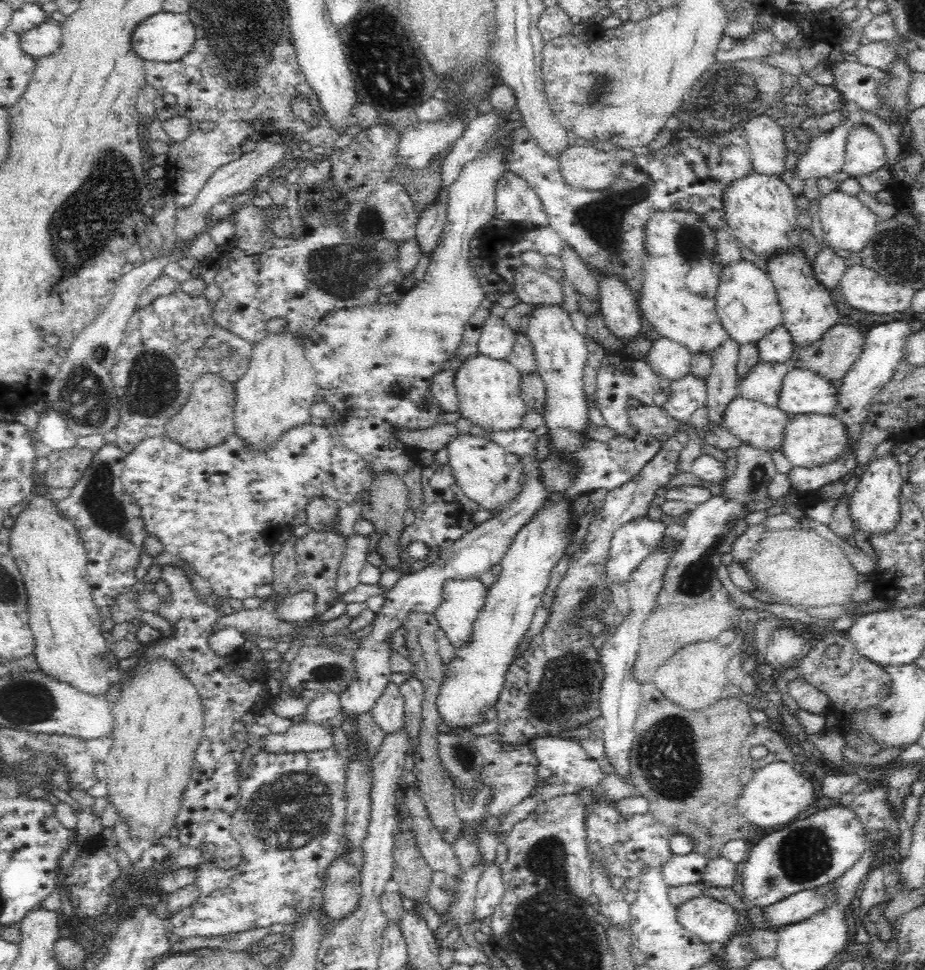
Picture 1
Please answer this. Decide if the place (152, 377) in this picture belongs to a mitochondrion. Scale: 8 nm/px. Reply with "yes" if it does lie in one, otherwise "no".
yes

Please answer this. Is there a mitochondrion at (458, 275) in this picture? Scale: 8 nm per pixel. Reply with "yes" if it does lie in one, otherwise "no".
no

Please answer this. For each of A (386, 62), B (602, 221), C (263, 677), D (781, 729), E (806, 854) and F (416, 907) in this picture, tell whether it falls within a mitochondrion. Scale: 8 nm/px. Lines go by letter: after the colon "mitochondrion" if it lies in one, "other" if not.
A: mitochondrion
B: mitochondrion
C: other
D: other
E: mitochondrion
F: other

